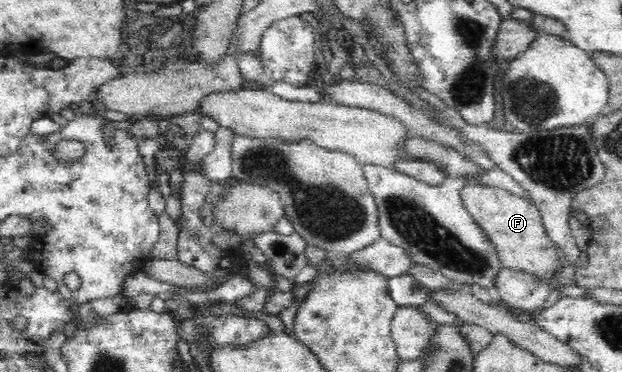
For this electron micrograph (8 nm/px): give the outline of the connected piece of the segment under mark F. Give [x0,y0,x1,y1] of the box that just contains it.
[460,183,563,280]

